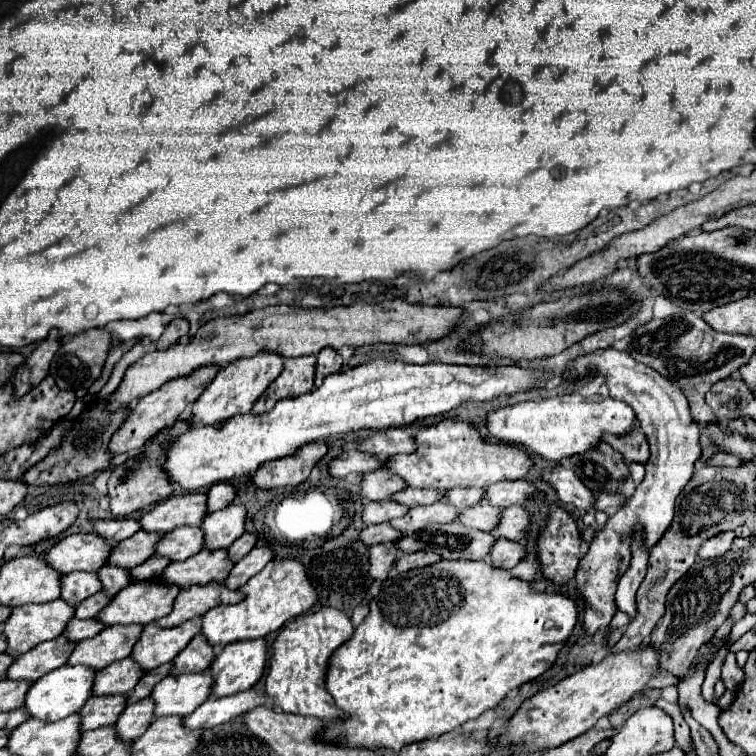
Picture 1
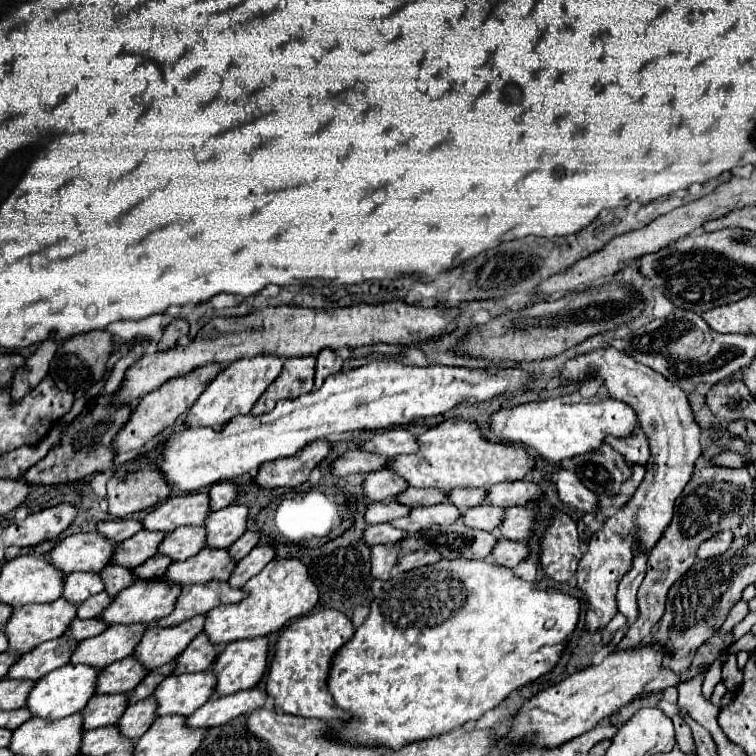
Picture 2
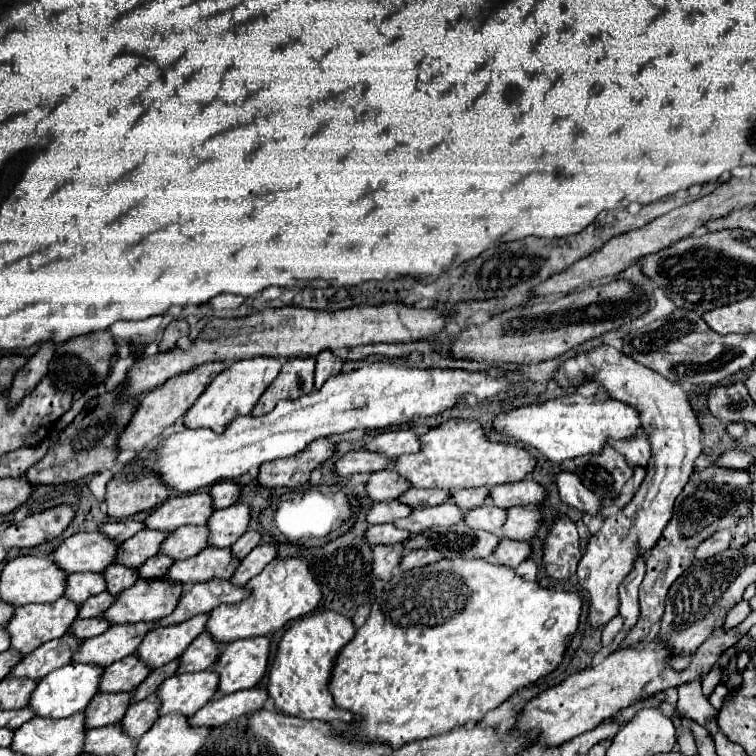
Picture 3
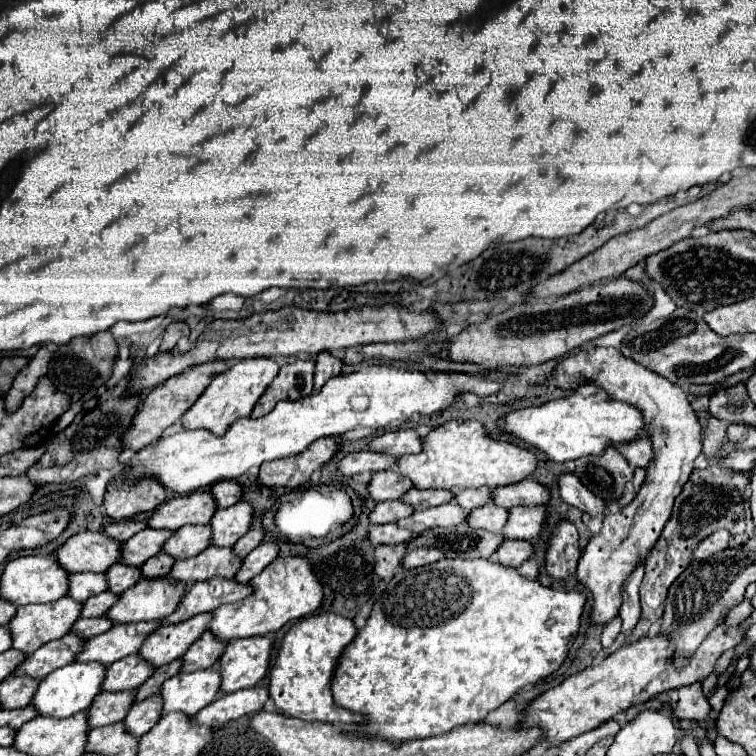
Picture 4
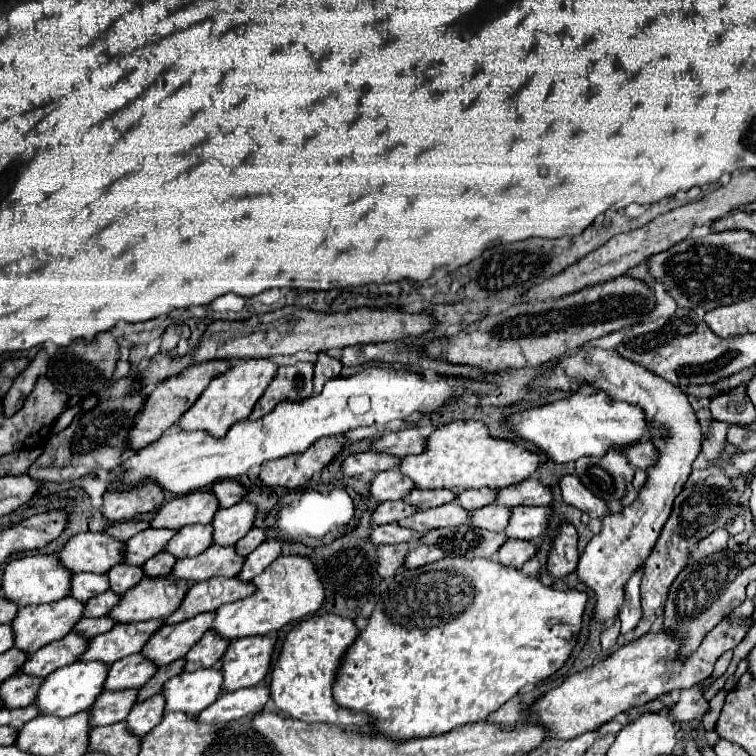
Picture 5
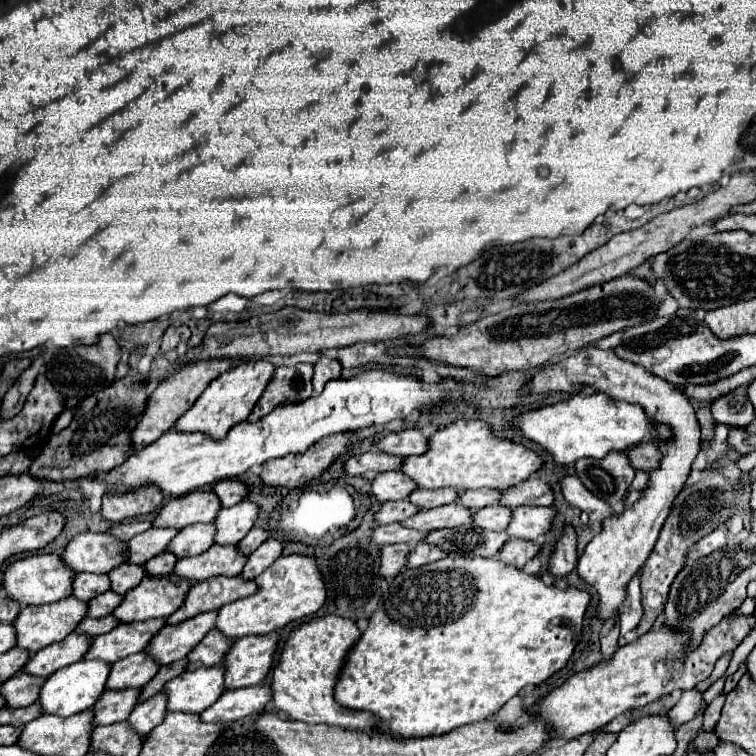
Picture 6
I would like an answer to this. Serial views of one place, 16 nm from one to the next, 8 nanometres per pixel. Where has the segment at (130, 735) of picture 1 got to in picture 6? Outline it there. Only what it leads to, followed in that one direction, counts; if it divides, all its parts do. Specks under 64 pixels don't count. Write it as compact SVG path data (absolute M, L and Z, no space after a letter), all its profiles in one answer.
M160 692L160 694L152 696L152 698L144 700L144 702L138 702L134 706L134 710L130 712L130 716L128 716L128 724L136 734L144 736L156 724L160 724L160 720L164 720L164 714L166 714L164 712L164 696Z

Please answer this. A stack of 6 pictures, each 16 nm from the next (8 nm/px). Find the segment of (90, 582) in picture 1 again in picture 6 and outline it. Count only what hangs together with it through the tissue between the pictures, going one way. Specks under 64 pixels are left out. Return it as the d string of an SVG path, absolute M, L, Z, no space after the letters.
M82 572L82 574L76 574L72 580L72 596L82 602L88 602L90 598L94 598L106 590L110 590L108 574Z

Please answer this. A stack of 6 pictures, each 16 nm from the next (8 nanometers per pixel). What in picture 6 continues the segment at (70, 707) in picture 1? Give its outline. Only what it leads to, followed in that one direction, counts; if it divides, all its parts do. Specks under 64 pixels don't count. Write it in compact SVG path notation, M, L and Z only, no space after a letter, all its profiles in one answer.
M80 660L70 666L64 666L46 678L46 682L40 688L36 704L42 708L44 714L54 714L54 716L72 716L82 710L88 710L104 692L108 672L110 664L104 660Z

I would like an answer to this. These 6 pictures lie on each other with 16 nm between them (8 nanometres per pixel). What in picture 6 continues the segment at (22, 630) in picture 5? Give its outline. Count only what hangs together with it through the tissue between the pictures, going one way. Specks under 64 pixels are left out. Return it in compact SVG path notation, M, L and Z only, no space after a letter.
M68 596L68 598L52 602L52 604L20 608L18 618L12 622L12 626L16 630L16 646L24 648L28 652L38 652L40 648L44 648L52 642L64 640L64 636L68 636L76 628L76 624L84 618L84 612L86 612L86 602L80 602L74 596Z

